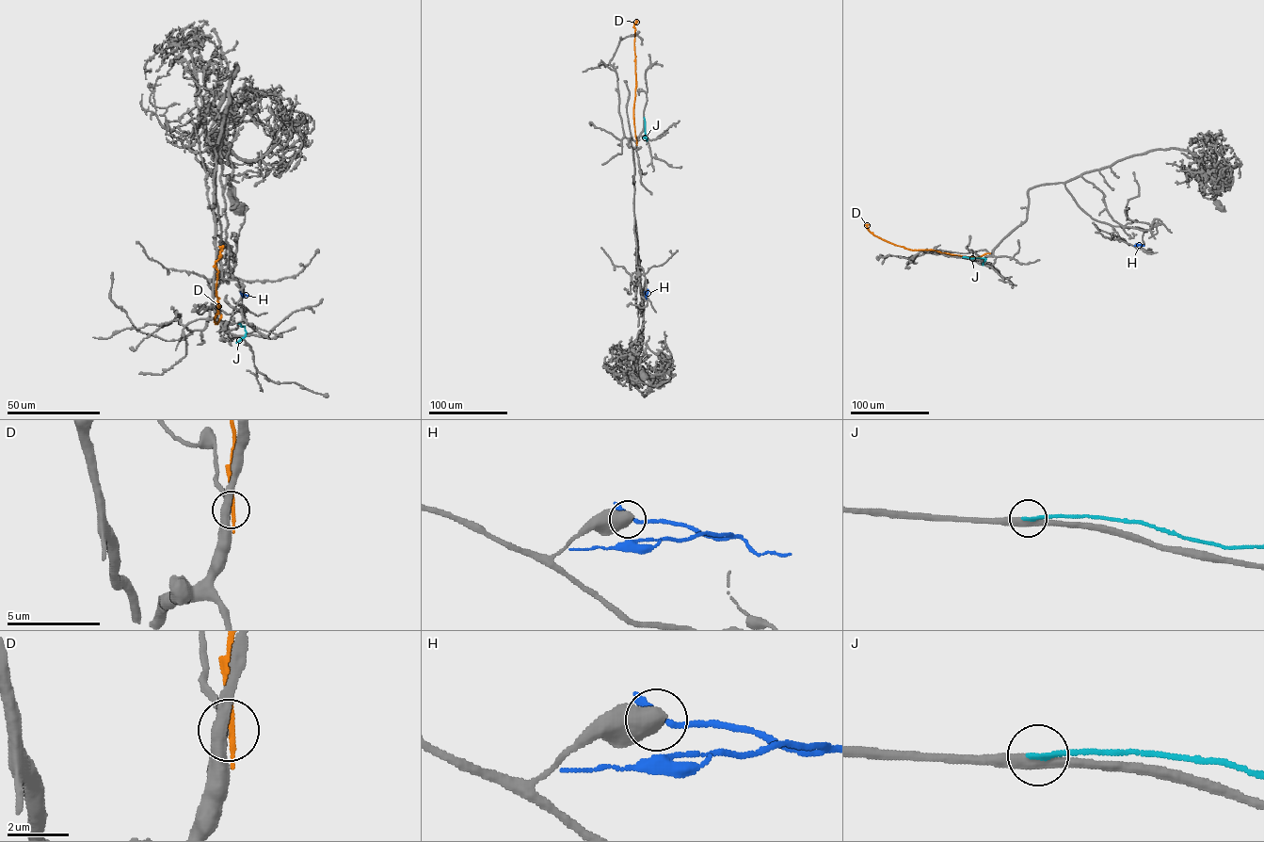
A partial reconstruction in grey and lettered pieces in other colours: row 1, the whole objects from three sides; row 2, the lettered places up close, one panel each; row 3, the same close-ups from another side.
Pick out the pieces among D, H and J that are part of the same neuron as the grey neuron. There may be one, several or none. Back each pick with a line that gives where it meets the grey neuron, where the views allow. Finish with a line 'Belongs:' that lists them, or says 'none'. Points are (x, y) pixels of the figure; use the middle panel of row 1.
Belongs: none

